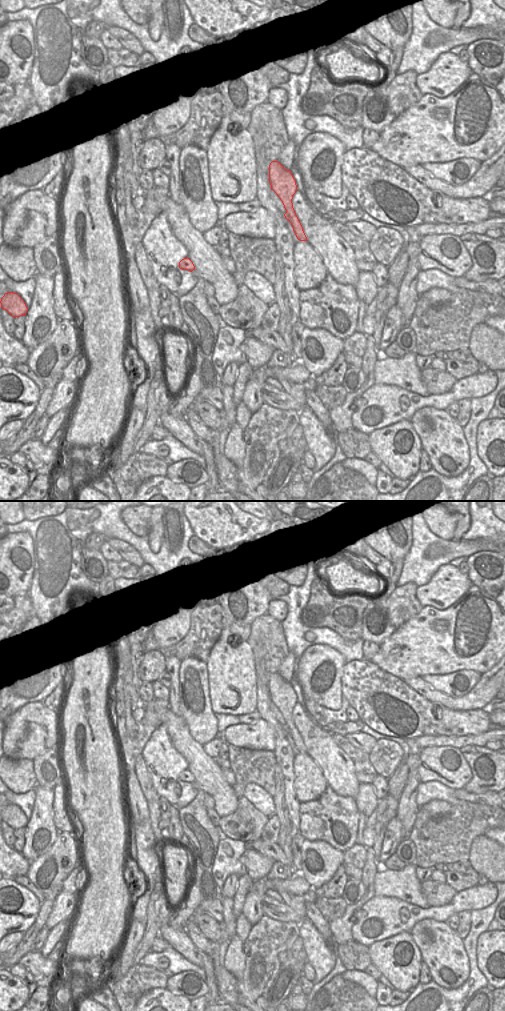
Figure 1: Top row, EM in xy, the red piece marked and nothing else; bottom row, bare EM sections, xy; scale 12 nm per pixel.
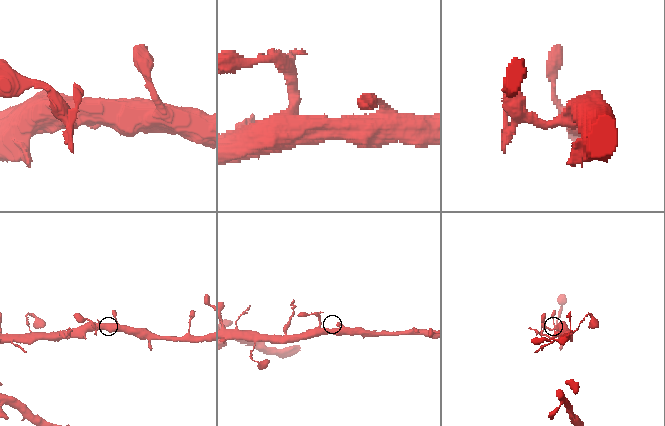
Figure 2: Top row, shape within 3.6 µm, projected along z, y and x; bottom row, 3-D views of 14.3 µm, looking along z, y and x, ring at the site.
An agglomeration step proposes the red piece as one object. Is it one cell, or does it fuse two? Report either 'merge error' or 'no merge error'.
no merge error

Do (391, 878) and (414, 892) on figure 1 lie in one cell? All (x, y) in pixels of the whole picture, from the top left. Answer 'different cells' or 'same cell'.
same cell

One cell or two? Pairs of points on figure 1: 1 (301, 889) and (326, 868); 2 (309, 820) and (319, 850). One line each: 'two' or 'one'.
1: two
2: two

